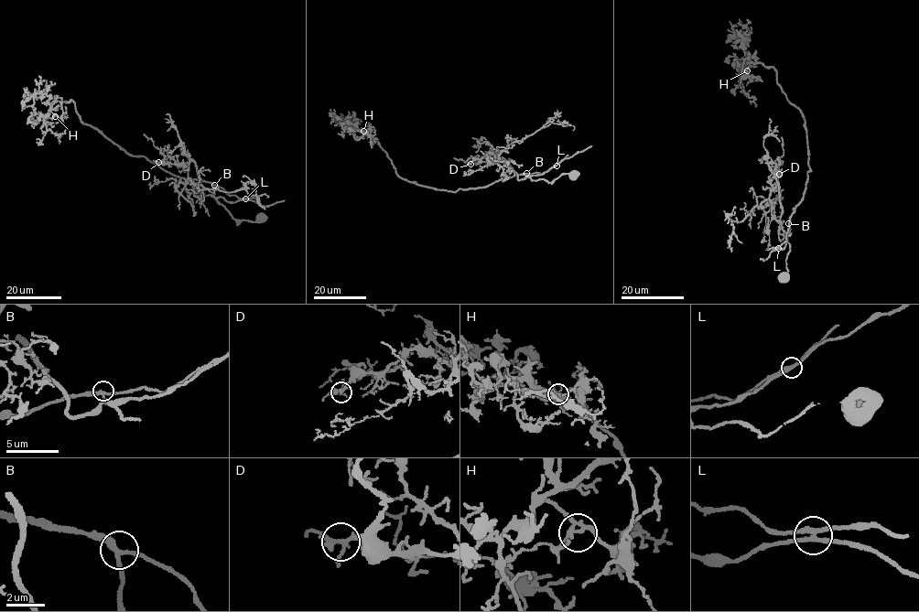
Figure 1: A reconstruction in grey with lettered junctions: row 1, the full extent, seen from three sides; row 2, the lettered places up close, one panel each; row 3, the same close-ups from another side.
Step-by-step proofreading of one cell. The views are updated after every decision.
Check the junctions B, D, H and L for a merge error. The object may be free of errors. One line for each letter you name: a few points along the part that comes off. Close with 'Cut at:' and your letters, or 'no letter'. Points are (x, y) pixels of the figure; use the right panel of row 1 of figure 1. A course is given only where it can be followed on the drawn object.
L: Course of the part to remove: (778, 248), (784, 248), (790, 232), (783, 229), (778, 185), (751, 215), (740, 222), (732, 220), (741, 243)
Cut at: L

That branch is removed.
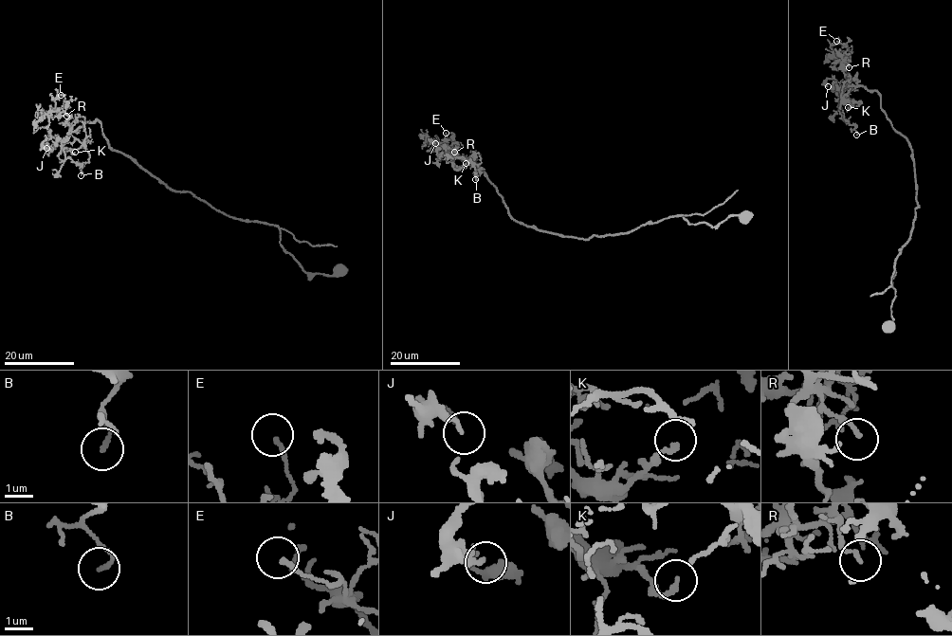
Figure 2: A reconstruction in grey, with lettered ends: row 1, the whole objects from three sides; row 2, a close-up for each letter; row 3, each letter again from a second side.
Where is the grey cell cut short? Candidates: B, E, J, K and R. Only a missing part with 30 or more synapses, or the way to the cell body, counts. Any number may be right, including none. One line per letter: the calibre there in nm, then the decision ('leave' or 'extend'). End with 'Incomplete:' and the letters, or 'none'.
B: calibre 130 nm; leave
E: calibre 140 nm; leave
J: calibre 130 nm; leave
K: calibre 120 nm; leave
R: calibre 120 nm; leave
Incomplete: none

